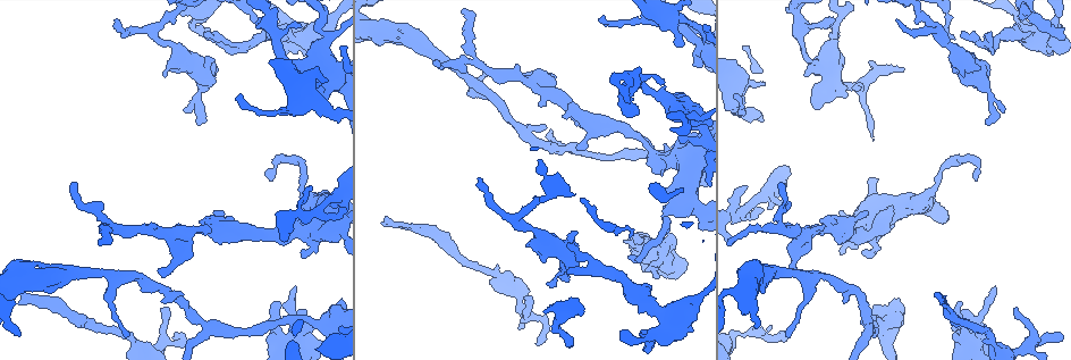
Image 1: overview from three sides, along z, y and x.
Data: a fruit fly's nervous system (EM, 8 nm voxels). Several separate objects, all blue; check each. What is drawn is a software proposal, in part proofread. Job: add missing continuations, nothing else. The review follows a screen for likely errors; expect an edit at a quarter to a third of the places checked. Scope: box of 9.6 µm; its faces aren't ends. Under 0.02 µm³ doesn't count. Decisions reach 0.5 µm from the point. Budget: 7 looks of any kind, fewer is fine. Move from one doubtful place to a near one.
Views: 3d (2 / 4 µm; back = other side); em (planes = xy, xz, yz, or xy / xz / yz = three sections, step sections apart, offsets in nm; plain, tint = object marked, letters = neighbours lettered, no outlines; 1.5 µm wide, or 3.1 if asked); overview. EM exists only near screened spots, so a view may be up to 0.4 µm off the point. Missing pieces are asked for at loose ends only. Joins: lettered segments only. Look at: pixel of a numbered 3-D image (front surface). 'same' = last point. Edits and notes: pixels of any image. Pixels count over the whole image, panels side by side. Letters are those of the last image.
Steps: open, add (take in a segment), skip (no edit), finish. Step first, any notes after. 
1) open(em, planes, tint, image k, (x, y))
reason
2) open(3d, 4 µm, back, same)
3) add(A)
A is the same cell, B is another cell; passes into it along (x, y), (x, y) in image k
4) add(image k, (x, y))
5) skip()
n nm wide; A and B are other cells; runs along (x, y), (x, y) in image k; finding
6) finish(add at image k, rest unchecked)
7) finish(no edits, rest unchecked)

open(em, planes, tint, image 1, (161, 276))
branch stops here

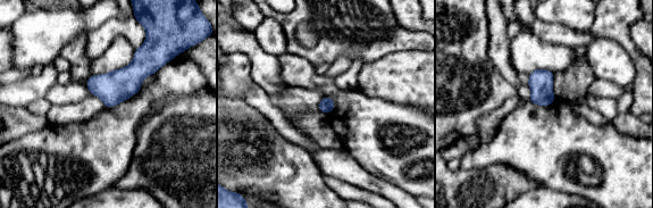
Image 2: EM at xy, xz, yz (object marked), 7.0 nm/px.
open(em, planes, letters, same)

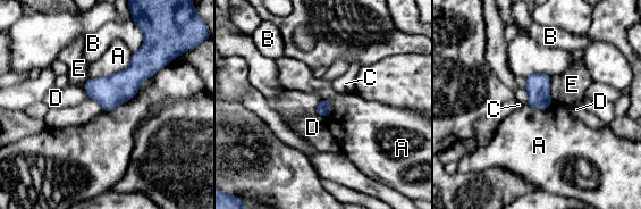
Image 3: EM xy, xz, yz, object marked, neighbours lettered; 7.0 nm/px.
skip()
A, B, C, D and E are other cells; border along (83, 89), (89, 97) in image 3; no lettered segment goes on from it

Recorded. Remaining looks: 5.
open(3d, 4 µm, image 1, (972, 176))
long arm stops here

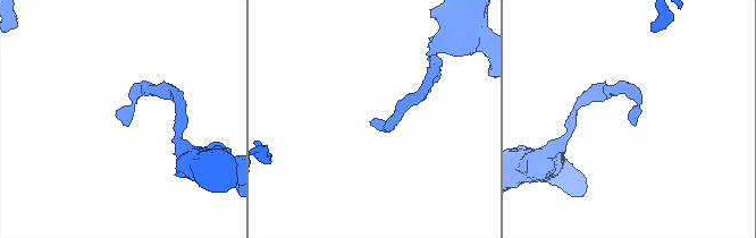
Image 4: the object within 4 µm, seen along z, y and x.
open(em, planes, tint, image 4, (630, 118))

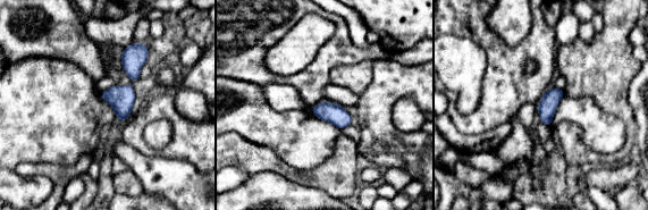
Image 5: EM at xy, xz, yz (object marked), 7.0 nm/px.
open(em, planes, letters, same)

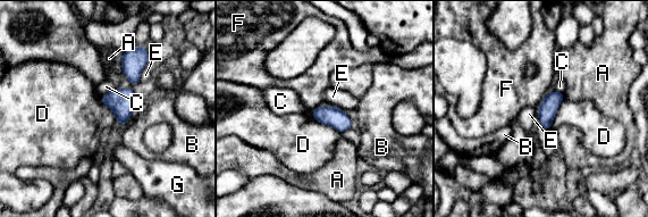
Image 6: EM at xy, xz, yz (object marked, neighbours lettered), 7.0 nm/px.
skip()
120 nm wide; A, B, C, D, E, F and G are other cells; border along (541, 125), (549, 131) in image 6; none of them fits

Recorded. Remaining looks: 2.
open(3d, 4 µm, image 1, (843, 94))
thick end

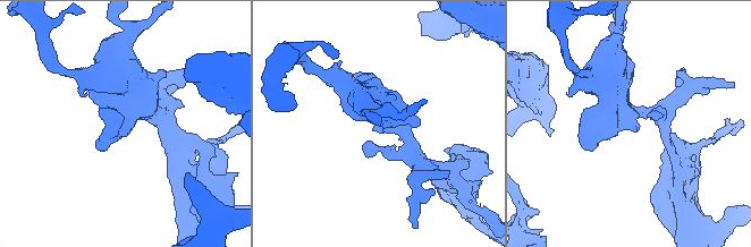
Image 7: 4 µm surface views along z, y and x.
open(em, planes, letters, image 7, (636, 124))
now the EM

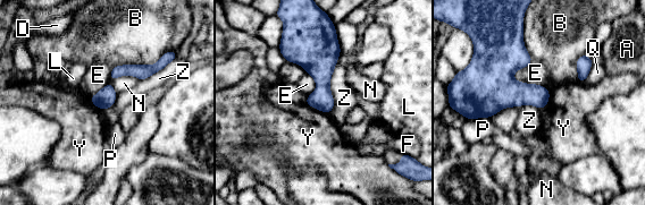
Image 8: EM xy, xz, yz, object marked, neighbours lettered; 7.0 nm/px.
skip()
A, B, D, E, F, L, N, P, Q, Y and Z are other cells; border along (140, 79), (120, 75), (109, 83) in image 8; no lettered segment goes on from it

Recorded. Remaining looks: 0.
finish(no edits, rest unchecked)

